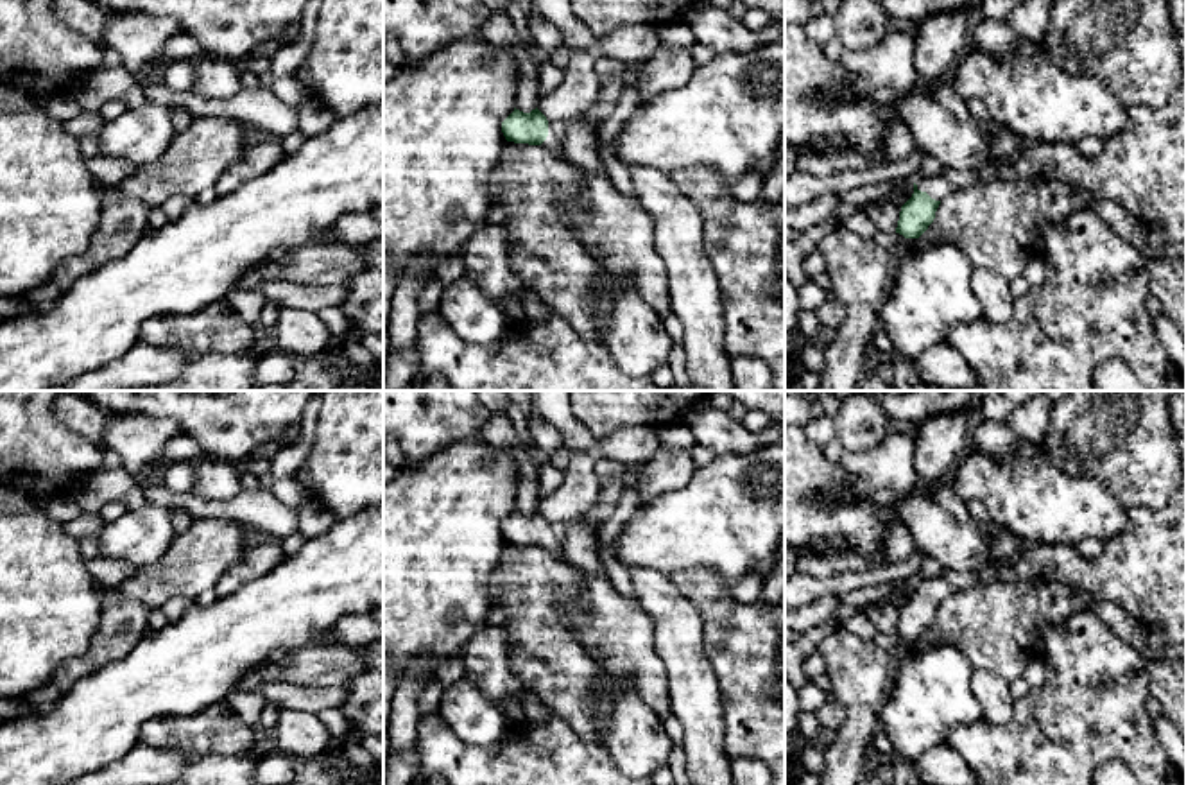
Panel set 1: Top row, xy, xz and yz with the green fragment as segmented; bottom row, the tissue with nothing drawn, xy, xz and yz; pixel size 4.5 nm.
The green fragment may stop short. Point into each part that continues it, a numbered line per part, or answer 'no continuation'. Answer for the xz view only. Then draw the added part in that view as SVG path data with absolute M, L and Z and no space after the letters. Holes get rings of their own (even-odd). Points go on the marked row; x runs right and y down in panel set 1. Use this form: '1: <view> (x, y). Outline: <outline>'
1: xz (554, 144). Outline: M548 122L548 136L541 147L557 158L568 160L564 152L564 131L566 125L563 122Z

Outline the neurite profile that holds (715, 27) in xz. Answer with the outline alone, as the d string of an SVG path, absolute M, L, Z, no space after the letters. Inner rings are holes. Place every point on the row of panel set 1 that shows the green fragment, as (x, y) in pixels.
M700 4L693 20L688 23L699 43L718 54L751 52L761 48L763 43L756 30L747 29L735 20L727 9Z

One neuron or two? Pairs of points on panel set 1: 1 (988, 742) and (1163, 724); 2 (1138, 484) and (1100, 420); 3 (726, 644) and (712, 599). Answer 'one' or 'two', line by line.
1: two
2: one
3: one

